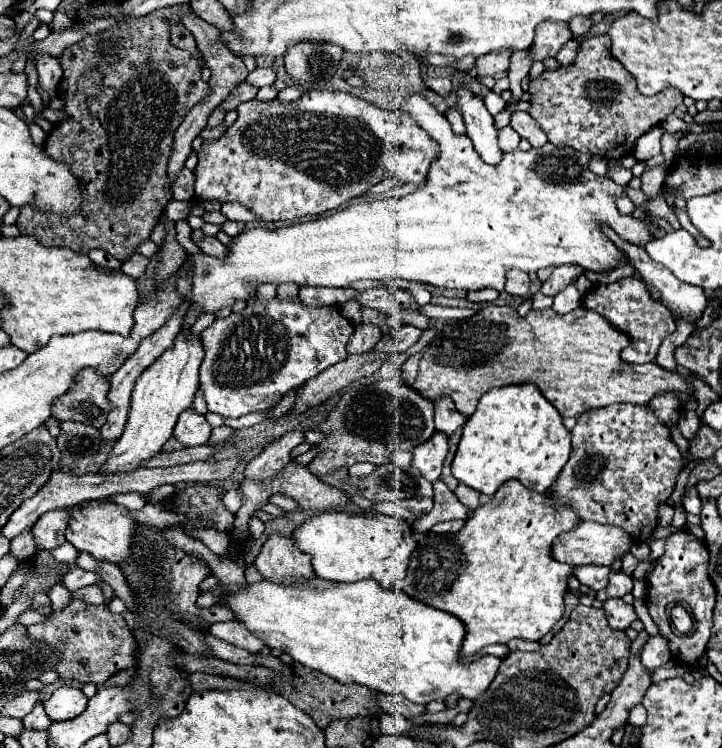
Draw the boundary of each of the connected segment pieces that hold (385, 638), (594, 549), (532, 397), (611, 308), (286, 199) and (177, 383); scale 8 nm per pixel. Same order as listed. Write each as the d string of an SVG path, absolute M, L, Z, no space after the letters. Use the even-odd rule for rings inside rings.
M263 579L247 585L227 585L221 597L221 605L233 611L235 619L255 633L271 649L281 649L291 655L293 661L317 669L343 683L359 683L379 693L403 695L413 703L427 705L429 701L445 701L447 695L457 691L461 697L475 699L495 679L501 659L495 655L483 655L471 663L461 663L459 649L463 643L463 623L449 613L423 605L407 597L399 589L383 589L377 581L365 579L357 583L333 583L325 579L309 579L301 583L275 583Z
M583 521L567 533L561 533L551 545L551 557L567 565L611 565L617 557L629 553L631 539L611 525L601 525L593 521Z
M533 385L497 387L479 399L475 413L467 419L451 473L459 483L485 495L493 495L509 479L517 479L525 487L545 493L567 463L569 449L571 435L557 409L539 389Z
M625 277L625 279L619 279L615 283L597 285L597 287L589 289L585 293L581 305L585 309L597 311L601 317L611 321L611 325L615 329L619 329L621 333L625 333L629 337L631 345L621 351L623 363L649 363L649 361L653 361L661 341L667 335L671 335L671 321L673 321L671 311L667 307L663 309L661 303L653 301L649 297L645 285L635 277Z
M309 91L291 103L279 99L263 103L253 99L241 103L237 113L237 121L219 139L203 141L197 153L195 195L219 203L237 201L265 223L293 221L307 213L325 213L367 193L385 177L397 177L405 183L421 183L439 155L437 143L413 117L401 111L379 109L345 91Z
M179 333L175 339L175 349L167 349L167 353L163 353L151 367L147 367L141 373L131 395L125 431L115 441L107 461L101 465L103 475L131 473L161 451L161 447L173 433L179 413L183 413L193 405L195 391L199 389L201 363L203 363L201 339L193 333L189 333L189 337L185 333Z

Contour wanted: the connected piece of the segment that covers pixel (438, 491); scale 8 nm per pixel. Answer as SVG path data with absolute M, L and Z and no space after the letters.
M435 481L434 489L434 507L425 517L421 517L417 523L413 523L413 531L415 533L425 533L429 531L433 525L450 521L454 519L469 519L471 509L465 507L463 503L459 503L459 499L455 499L452 492L443 481Z

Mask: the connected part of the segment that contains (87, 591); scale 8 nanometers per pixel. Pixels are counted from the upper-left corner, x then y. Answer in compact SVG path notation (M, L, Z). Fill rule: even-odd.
M95 585L85 587L85 589L79 589L77 593L73 593L73 597L81 597L81 599L85 599L91 605L105 605L107 603L103 591L99 587L95 587Z

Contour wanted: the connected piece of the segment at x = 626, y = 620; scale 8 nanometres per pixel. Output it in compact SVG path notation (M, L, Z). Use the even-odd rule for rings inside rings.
M607 599L603 603L603 611L609 621L609 627L619 629L619 631L625 631L637 619L633 605L625 603L623 599Z

